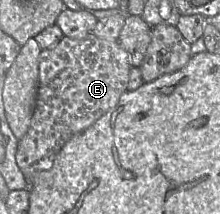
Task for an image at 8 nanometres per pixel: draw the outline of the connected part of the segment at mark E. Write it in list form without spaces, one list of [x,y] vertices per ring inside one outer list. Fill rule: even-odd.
[[[93,33],[84,39],[64,35],[57,45],[41,51],[36,107],[27,133],[18,142],[16,153],[17,165],[29,184],[34,175],[52,167],[57,154],[74,135],[86,130],[117,105],[120,96],[128,90],[130,70],[129,55],[119,42],[98,38]]]

